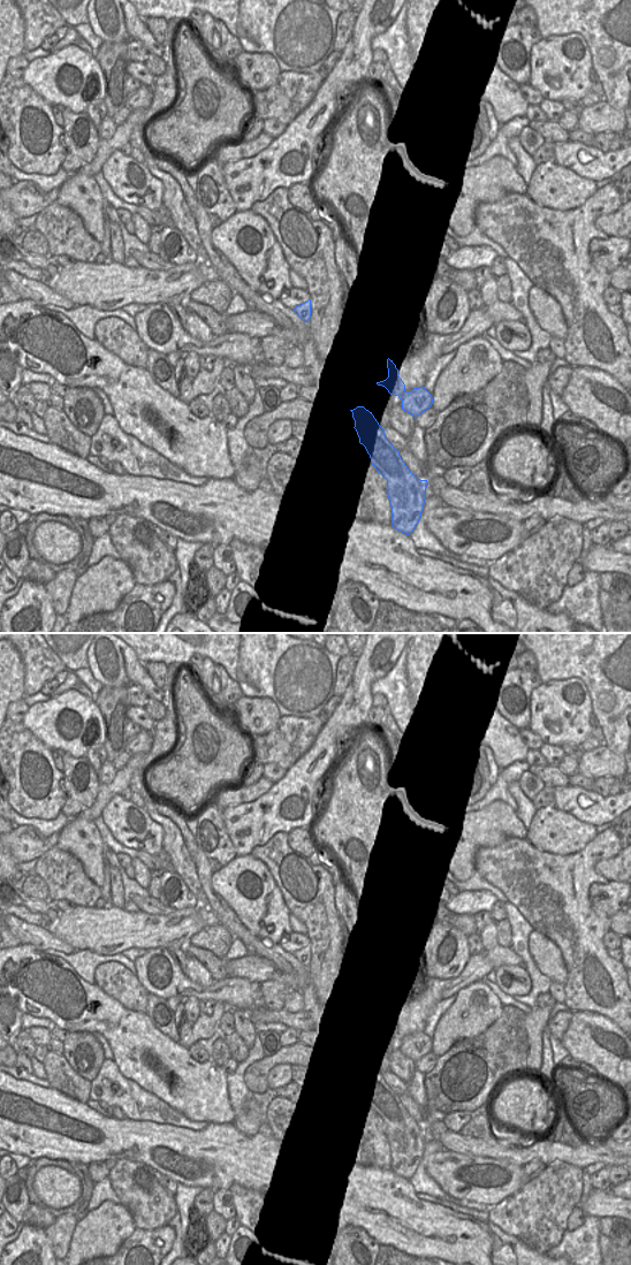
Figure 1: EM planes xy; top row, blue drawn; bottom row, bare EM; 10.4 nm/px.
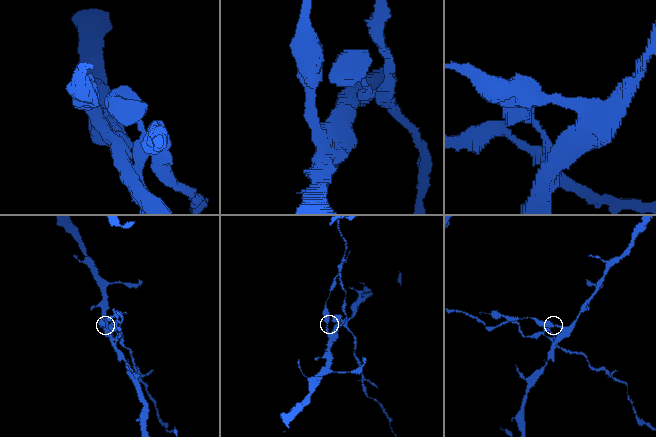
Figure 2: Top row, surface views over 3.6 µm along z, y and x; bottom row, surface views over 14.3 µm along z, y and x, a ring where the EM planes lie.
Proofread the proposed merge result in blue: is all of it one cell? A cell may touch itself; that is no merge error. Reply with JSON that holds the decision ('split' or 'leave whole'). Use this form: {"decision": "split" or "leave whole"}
{"decision": "split"}

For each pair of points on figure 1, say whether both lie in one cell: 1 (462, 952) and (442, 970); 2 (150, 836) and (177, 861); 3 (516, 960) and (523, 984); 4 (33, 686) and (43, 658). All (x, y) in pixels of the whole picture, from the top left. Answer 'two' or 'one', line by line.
1: one
2: two
3: two
4: one

